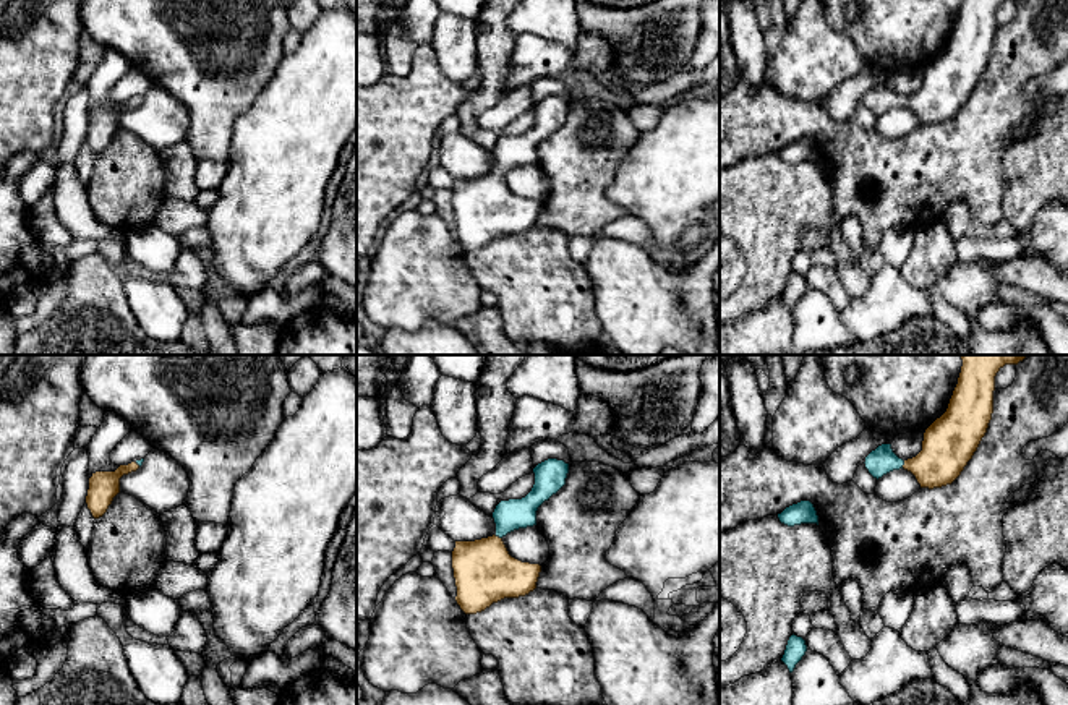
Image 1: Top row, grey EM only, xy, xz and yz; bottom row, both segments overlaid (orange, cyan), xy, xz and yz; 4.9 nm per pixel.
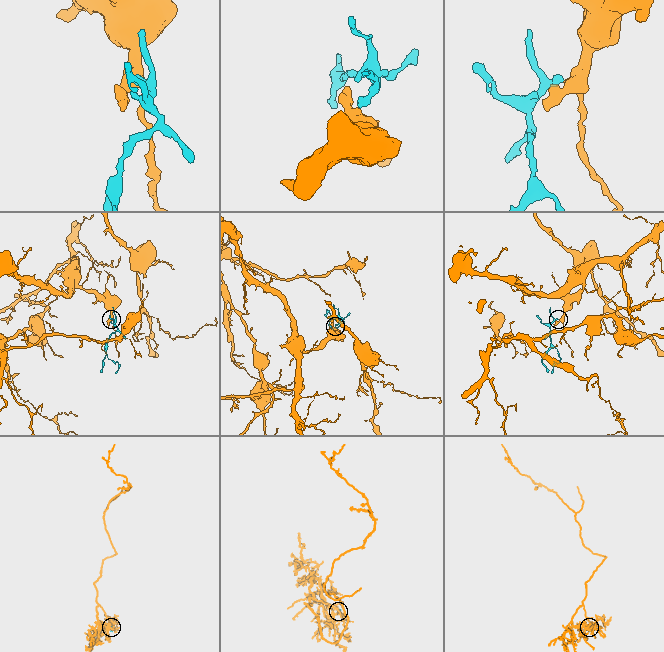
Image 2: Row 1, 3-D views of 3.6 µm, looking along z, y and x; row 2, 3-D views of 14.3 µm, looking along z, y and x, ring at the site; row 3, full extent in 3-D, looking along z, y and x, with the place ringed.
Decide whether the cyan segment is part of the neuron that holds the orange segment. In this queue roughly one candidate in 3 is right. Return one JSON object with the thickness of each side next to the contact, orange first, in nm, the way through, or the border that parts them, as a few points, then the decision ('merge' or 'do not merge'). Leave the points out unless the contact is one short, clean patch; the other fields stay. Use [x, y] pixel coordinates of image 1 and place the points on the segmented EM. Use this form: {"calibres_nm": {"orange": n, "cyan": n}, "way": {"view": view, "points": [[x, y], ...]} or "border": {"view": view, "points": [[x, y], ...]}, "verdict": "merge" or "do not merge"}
{"calibres_nm": {"orange": 260, "cyan": 140}, "way": {"view": "yz", "points": [[948, 444], [929, 464], [905, 464], [882, 461]]}, "verdict": "merge"}

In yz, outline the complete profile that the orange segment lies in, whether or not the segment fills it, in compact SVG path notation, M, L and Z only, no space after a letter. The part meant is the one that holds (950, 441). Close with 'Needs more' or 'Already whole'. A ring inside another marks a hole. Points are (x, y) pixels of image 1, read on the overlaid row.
M961 355L963 366L946 412L924 433L922 451L908 460L899 459L891 444L882 444L865 457L865 468L874 478L904 468L921 488L951 485L964 470L987 433L993 413L995 376L1005 365L1018 365L1027 355Z. Needs more

